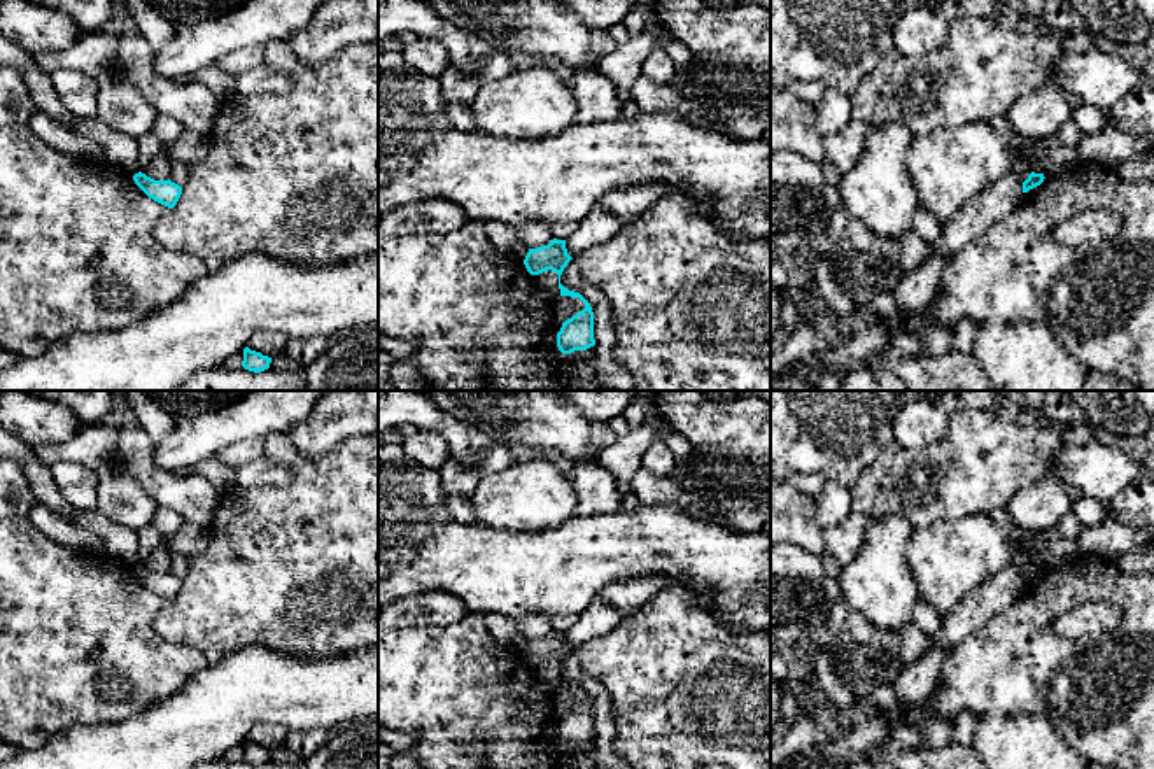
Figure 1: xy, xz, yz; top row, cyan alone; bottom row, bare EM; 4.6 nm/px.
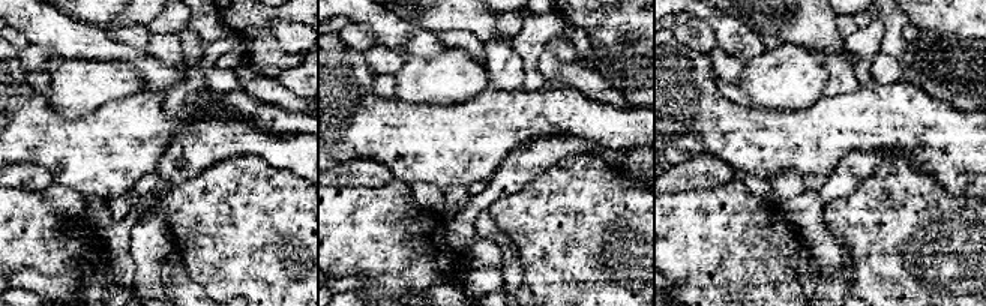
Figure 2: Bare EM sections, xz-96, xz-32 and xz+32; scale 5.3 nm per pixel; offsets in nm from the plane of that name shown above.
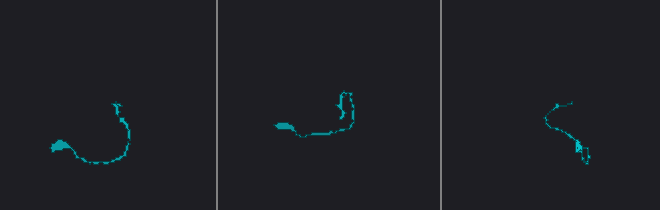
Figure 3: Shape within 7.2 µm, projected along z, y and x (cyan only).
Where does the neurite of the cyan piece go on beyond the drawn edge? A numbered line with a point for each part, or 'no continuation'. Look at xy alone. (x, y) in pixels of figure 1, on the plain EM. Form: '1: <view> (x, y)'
no continuation

